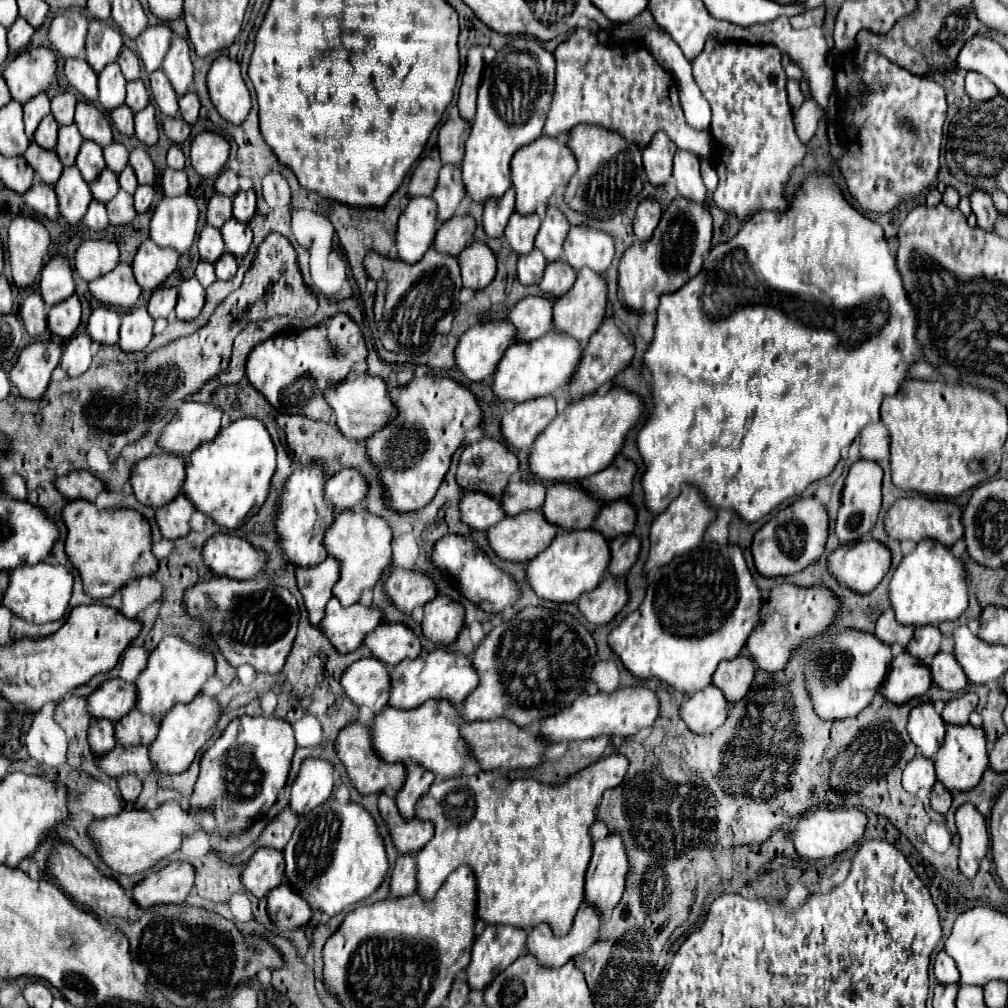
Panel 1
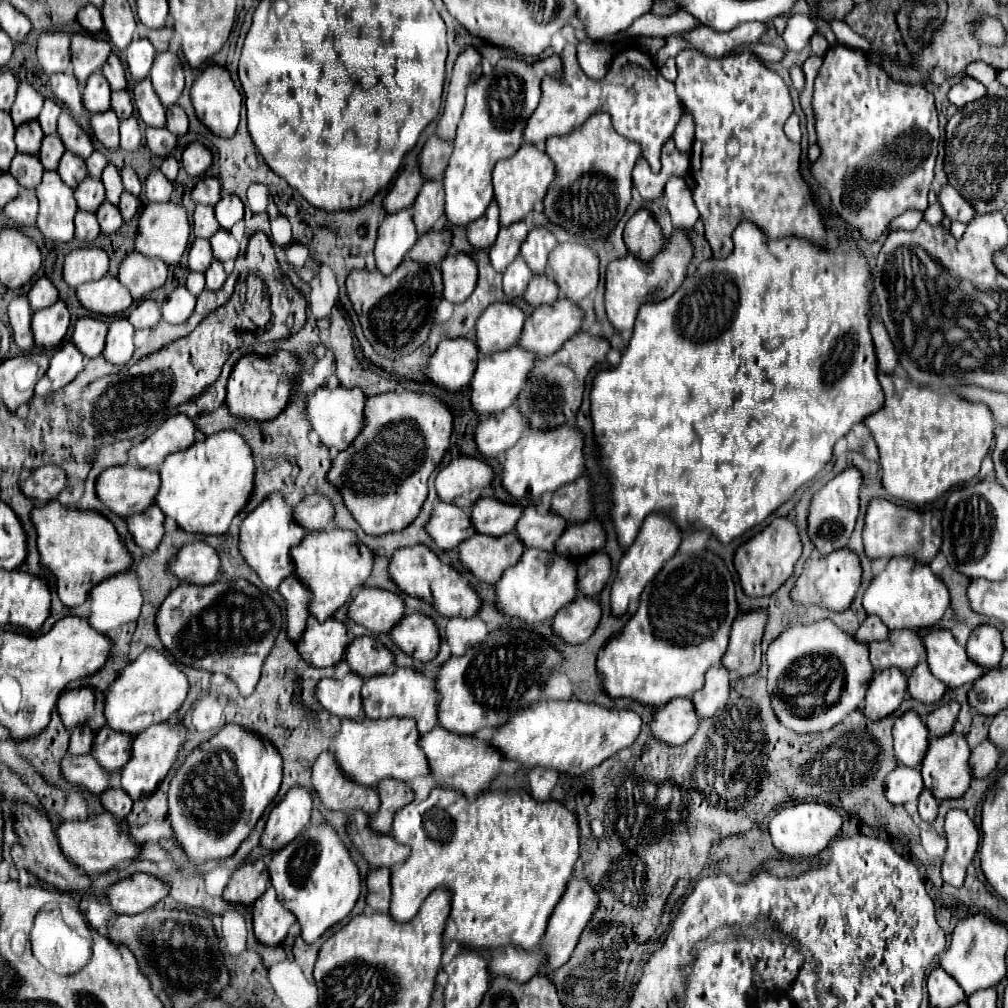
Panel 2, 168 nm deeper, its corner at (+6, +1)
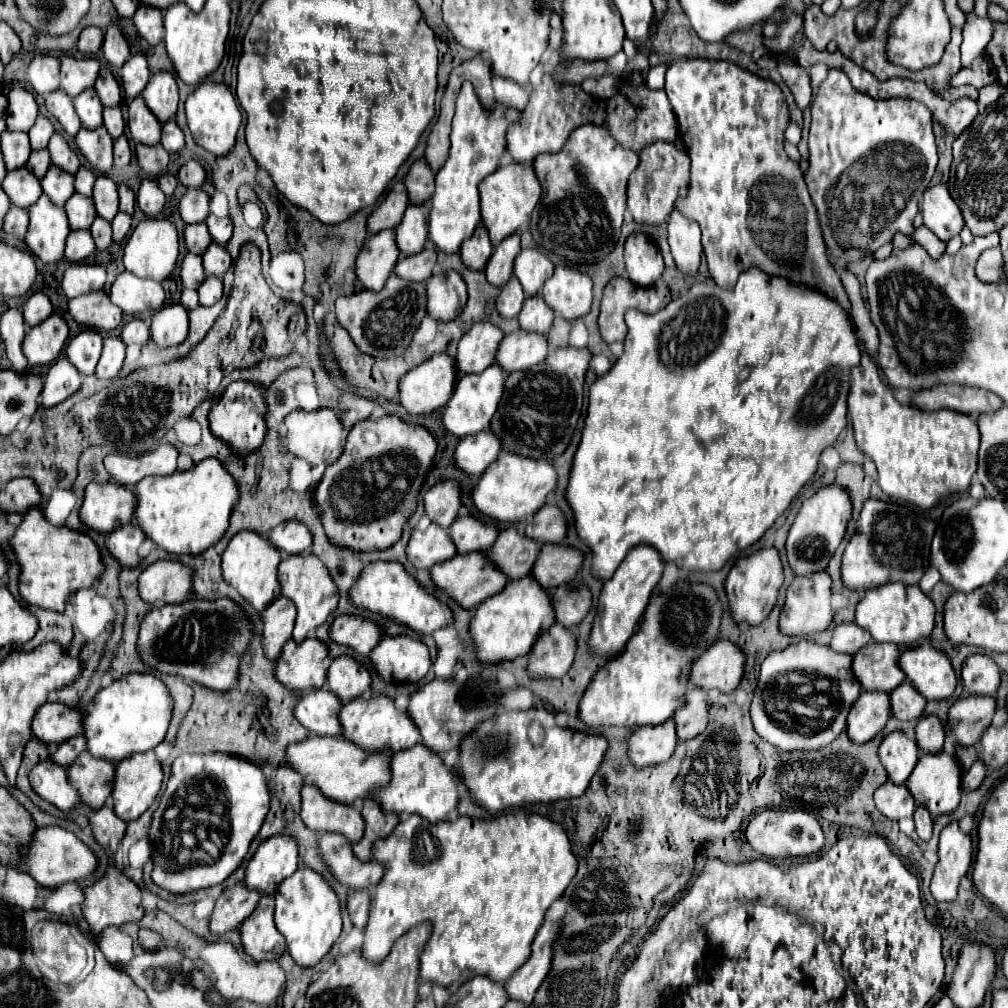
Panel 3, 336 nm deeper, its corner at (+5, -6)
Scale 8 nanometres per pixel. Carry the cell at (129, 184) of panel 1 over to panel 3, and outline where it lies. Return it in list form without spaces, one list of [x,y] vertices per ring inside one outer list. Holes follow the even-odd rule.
[[[98,176],[96,184],[94,184],[94,194],[92,194],[94,206],[96,206],[96,214],[104,220],[112,220],[118,212],[118,192],[116,192],[116,184],[106,178],[106,176]]]

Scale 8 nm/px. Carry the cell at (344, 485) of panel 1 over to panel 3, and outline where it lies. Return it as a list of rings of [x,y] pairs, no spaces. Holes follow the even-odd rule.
[[[296,520],[282,522],[276,528],[272,528],[268,534],[268,540],[276,550],[288,556],[306,554],[312,546],[310,530],[302,522],[296,522]]]

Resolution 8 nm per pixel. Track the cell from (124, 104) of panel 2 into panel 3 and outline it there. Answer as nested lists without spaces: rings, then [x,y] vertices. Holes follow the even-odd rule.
[[[120,106],[116,108],[104,108],[104,128],[110,132],[112,138],[118,138],[124,134],[124,120],[122,120],[122,110]]]

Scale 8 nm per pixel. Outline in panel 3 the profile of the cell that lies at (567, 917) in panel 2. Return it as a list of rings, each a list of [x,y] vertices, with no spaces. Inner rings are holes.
[[[546,922],[538,930],[534,942],[530,944],[530,956],[528,960],[506,980],[506,992],[508,1000],[518,1000],[524,1004],[532,1004],[534,994],[542,980],[546,978],[552,962],[552,944],[558,936],[560,924]]]

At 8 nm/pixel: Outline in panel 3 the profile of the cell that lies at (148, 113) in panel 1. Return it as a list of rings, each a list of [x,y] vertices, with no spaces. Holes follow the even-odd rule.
[[[120,136],[118,140],[114,140],[114,166],[116,168],[124,168],[130,164],[130,144],[126,136]]]

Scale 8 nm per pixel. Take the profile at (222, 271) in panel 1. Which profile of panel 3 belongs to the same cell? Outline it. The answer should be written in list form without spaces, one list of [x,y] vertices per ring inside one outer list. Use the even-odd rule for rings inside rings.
[[[208,276],[202,282],[202,286],[198,288],[198,296],[200,296],[200,306],[216,304],[222,298],[222,282],[220,282],[220,278]]]

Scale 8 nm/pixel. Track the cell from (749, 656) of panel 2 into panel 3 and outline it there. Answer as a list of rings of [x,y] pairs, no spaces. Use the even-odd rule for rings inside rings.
[[[716,640],[698,660],[694,660],[690,670],[690,682],[696,688],[732,692],[744,674],[746,656],[728,640]]]

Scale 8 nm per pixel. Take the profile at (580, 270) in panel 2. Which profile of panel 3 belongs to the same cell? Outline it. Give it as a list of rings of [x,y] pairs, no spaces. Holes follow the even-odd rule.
[[[556,266],[554,276],[540,290],[544,302],[562,318],[576,320],[590,312],[592,280],[572,268]]]

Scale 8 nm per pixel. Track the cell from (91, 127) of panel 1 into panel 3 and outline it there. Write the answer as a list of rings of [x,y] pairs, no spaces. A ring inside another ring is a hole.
[[[54,134],[50,138],[50,144],[48,144],[48,152],[50,152],[50,162],[52,166],[58,166],[60,170],[68,172],[68,174],[74,174],[80,166],[80,160],[78,160],[78,154],[68,146],[68,142],[62,138],[62,134]]]

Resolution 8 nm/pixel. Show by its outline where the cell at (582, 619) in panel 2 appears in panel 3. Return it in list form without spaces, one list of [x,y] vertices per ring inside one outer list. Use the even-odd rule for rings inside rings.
[[[552,624],[536,640],[528,654],[528,676],[530,678],[562,678],[576,652],[574,634],[560,624]]]

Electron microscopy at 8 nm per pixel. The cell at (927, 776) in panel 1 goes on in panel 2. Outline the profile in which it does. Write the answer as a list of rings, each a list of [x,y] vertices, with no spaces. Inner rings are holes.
[[[899,765],[885,779],[885,795],[895,805],[915,801],[921,791],[923,791],[923,785],[921,785],[921,771],[919,769],[909,769],[905,765]]]

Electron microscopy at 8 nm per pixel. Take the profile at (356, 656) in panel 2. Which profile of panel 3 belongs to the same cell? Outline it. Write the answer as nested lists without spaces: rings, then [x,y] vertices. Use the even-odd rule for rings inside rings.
[[[340,656],[332,660],[326,674],[326,682],[330,692],[334,692],[340,702],[348,702],[362,696],[362,692],[370,688],[372,678],[370,672],[364,666],[360,666],[354,658]]]

